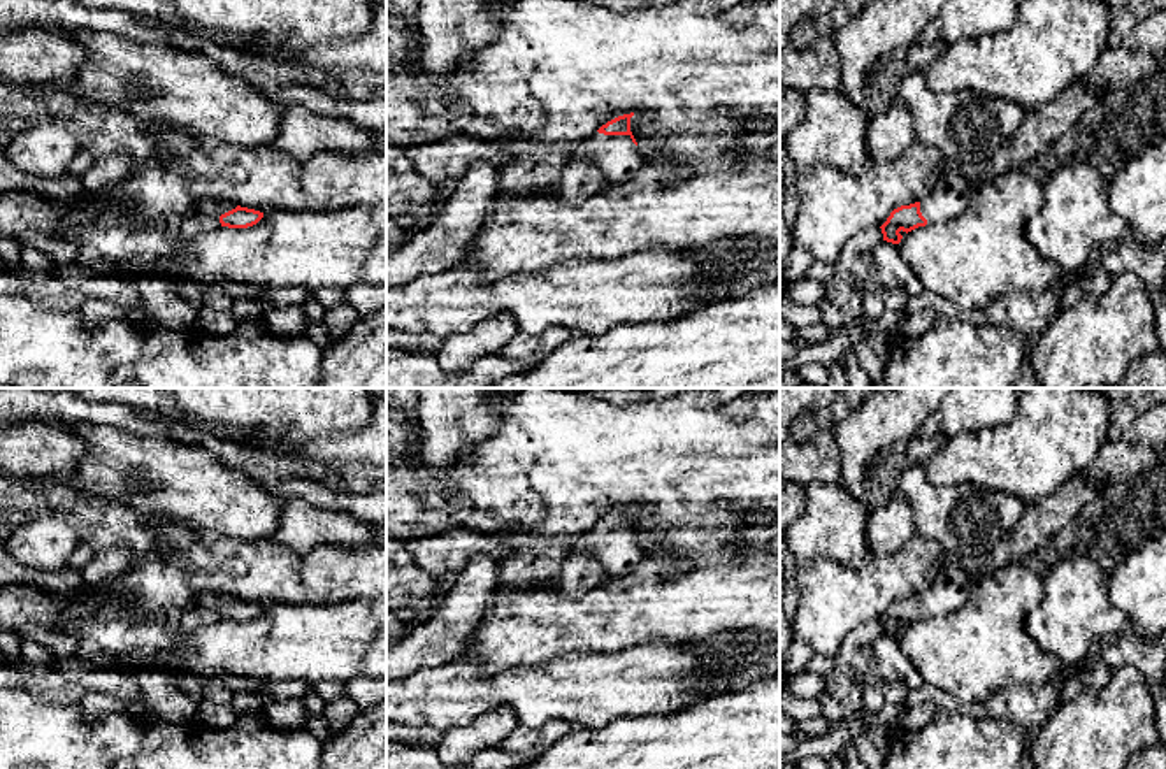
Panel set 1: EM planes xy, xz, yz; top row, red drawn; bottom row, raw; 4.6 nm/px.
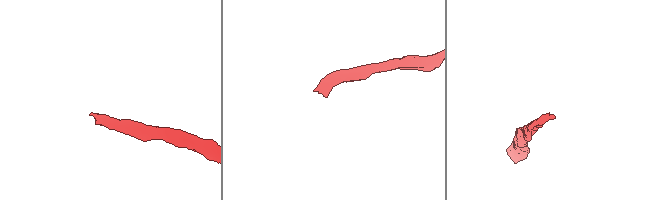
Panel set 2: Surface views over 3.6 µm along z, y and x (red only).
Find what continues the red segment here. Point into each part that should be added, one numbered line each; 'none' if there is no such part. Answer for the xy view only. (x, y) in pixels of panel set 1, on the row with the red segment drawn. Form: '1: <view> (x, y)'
1: xy (209, 206)

